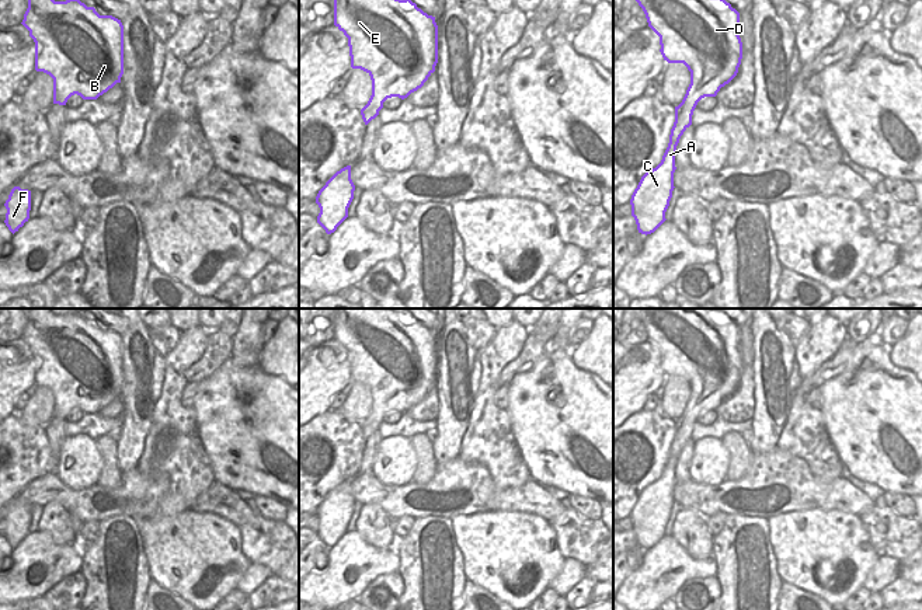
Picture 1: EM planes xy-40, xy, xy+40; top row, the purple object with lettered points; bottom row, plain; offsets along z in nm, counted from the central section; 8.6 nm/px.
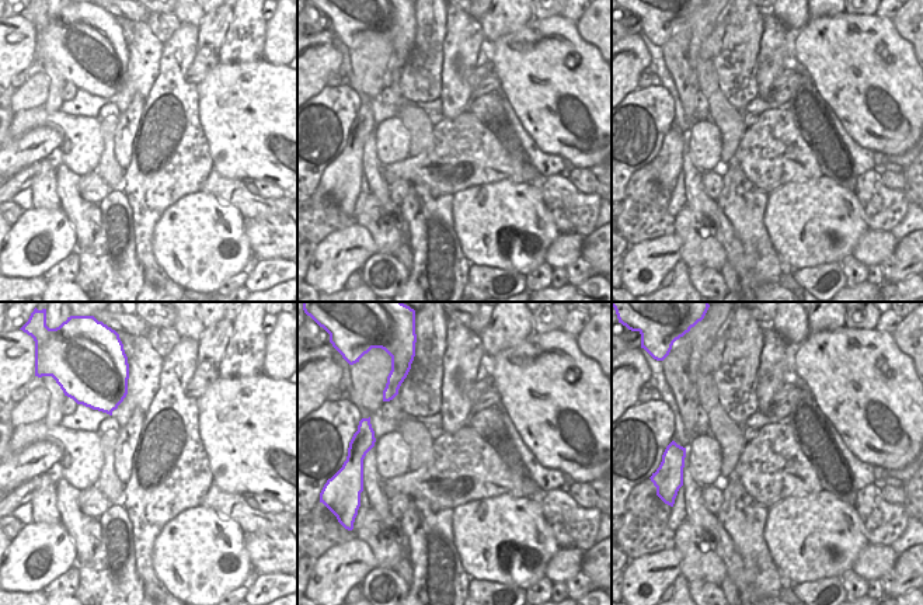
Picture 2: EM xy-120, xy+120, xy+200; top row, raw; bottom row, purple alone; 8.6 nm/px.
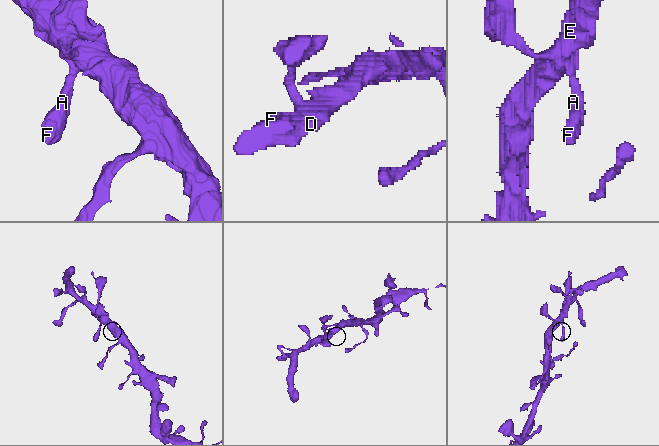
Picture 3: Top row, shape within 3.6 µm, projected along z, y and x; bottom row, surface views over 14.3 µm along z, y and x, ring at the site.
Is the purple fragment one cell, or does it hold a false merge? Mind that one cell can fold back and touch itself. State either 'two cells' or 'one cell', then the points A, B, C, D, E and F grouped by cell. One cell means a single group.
one cell; A B C D E F

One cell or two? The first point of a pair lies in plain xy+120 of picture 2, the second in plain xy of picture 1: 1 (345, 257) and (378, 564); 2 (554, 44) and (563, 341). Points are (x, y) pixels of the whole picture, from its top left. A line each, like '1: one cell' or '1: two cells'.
1: one cell
2: two cells

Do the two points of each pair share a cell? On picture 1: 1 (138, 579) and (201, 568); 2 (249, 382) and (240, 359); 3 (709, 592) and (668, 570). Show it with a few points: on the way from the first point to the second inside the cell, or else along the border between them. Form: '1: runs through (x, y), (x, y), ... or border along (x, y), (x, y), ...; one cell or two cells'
1: border along (141, 544), (146, 557), (148, 574), (152, 579); two cells
2: border along (229, 358), (237, 366), (258, 366); two cells
3: border along (715, 575), (688, 579), (674, 595); two cells

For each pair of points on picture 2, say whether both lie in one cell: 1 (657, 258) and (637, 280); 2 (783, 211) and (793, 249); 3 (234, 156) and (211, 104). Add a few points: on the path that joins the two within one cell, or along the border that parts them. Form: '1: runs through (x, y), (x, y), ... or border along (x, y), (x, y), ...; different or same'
1: runs through (650, 261), (638, 273); same
2: runs through (793, 221), (793, 239); same
3: runs through (234, 143), (229, 138), (229, 122), (223, 117); same

